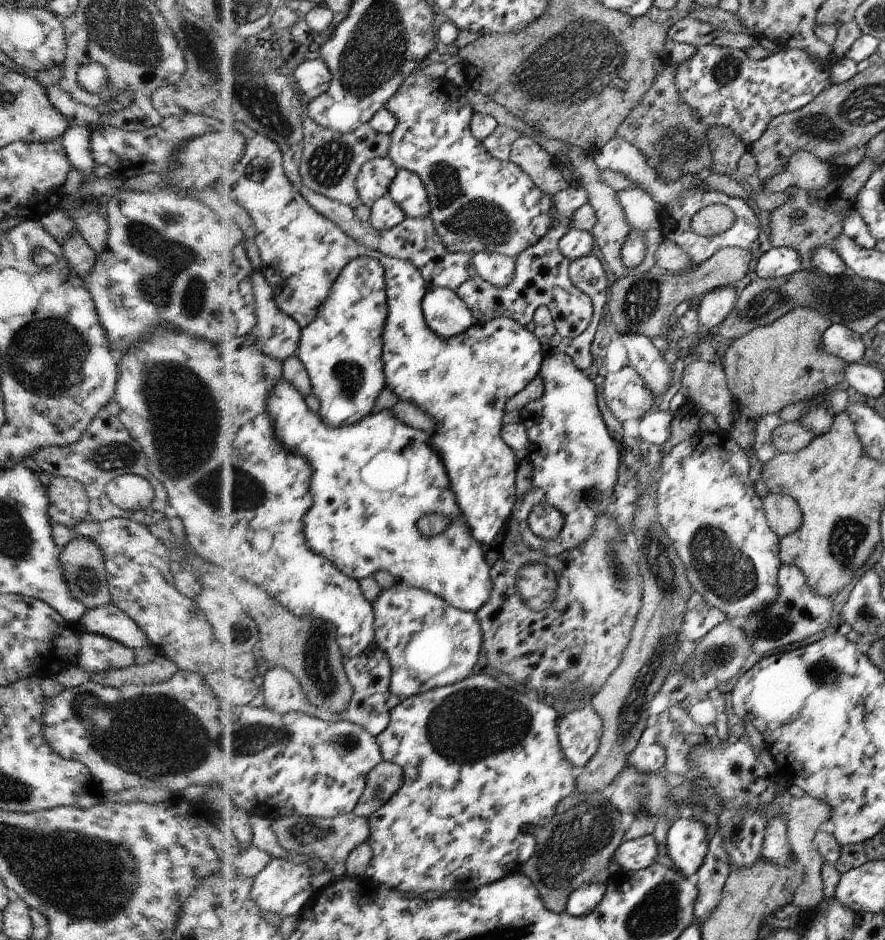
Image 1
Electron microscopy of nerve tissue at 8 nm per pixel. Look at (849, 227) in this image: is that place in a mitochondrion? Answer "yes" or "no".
no

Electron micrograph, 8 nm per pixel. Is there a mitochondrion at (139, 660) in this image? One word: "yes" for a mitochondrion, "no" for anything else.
no

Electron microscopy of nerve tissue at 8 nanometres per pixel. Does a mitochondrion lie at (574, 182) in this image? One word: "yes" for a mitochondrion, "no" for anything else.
no

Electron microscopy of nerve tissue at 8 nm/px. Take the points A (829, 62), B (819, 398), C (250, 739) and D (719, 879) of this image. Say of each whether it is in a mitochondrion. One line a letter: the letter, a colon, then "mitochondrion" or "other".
A: other
B: other
C: mitochondrion
D: other

